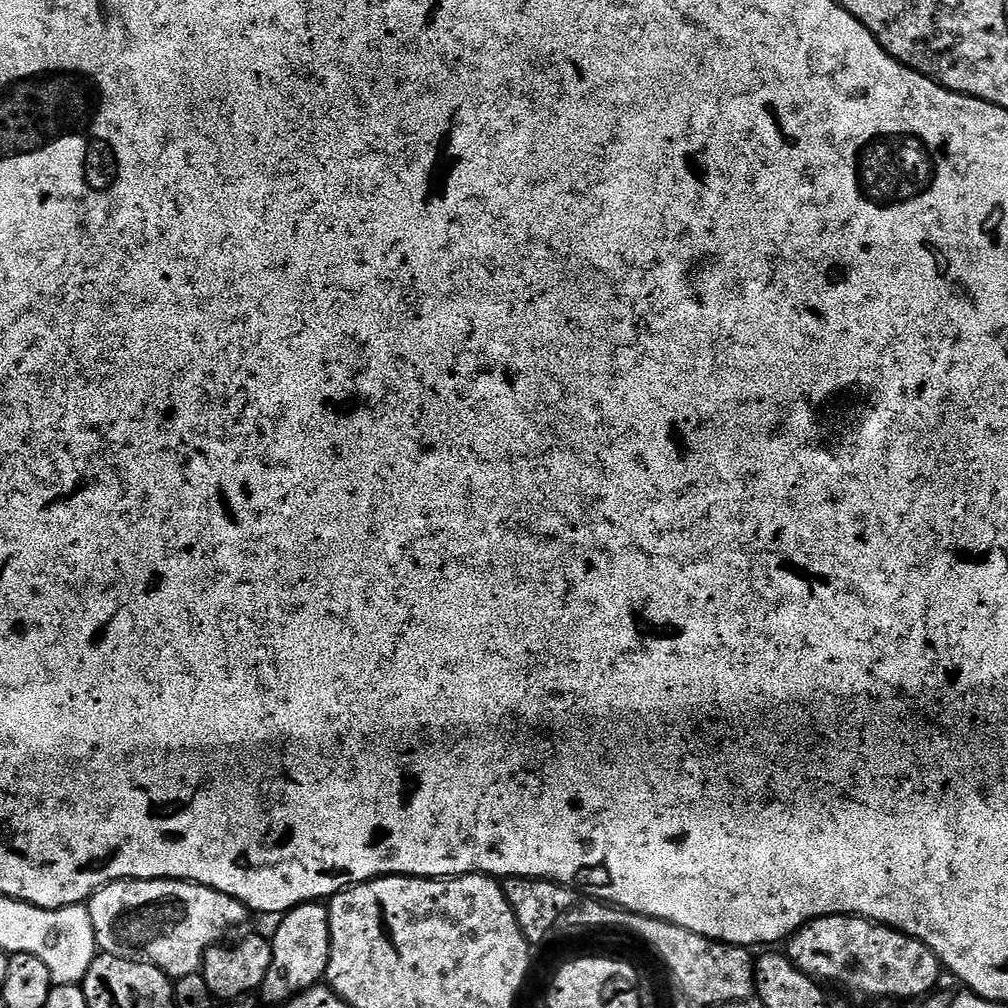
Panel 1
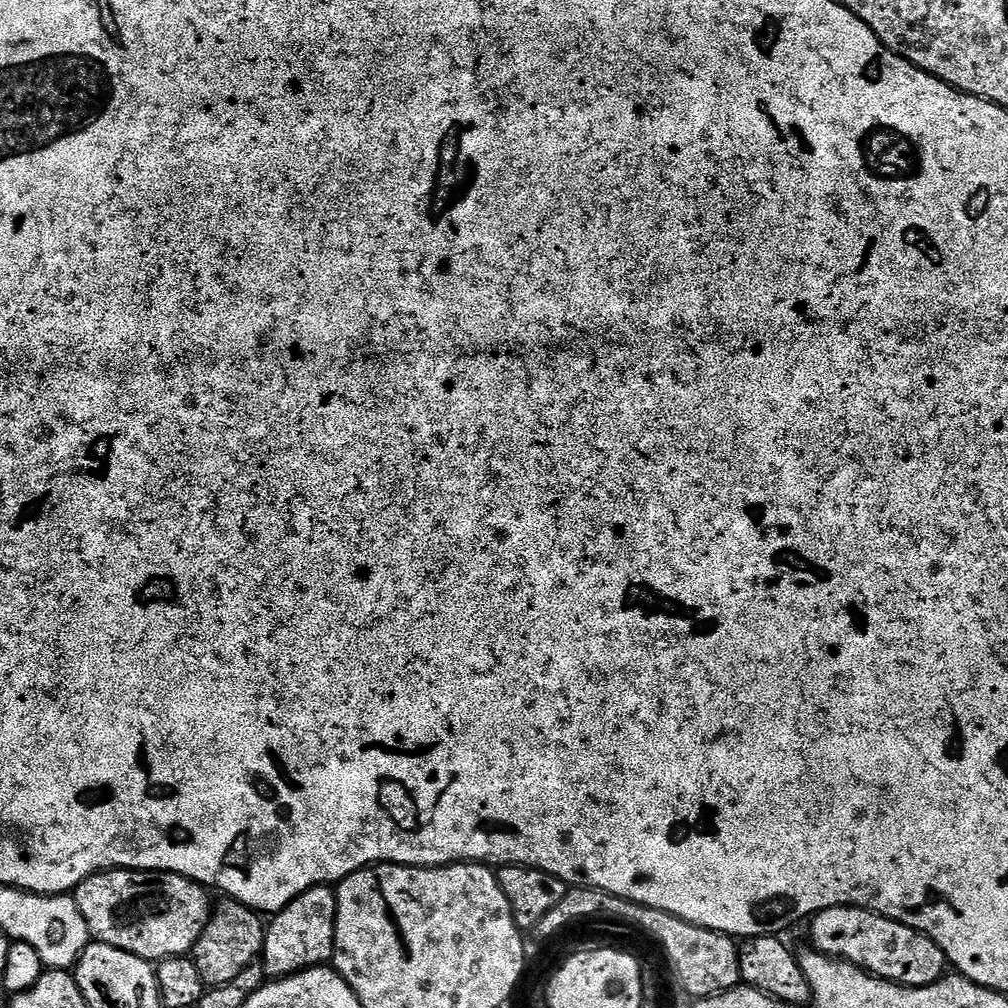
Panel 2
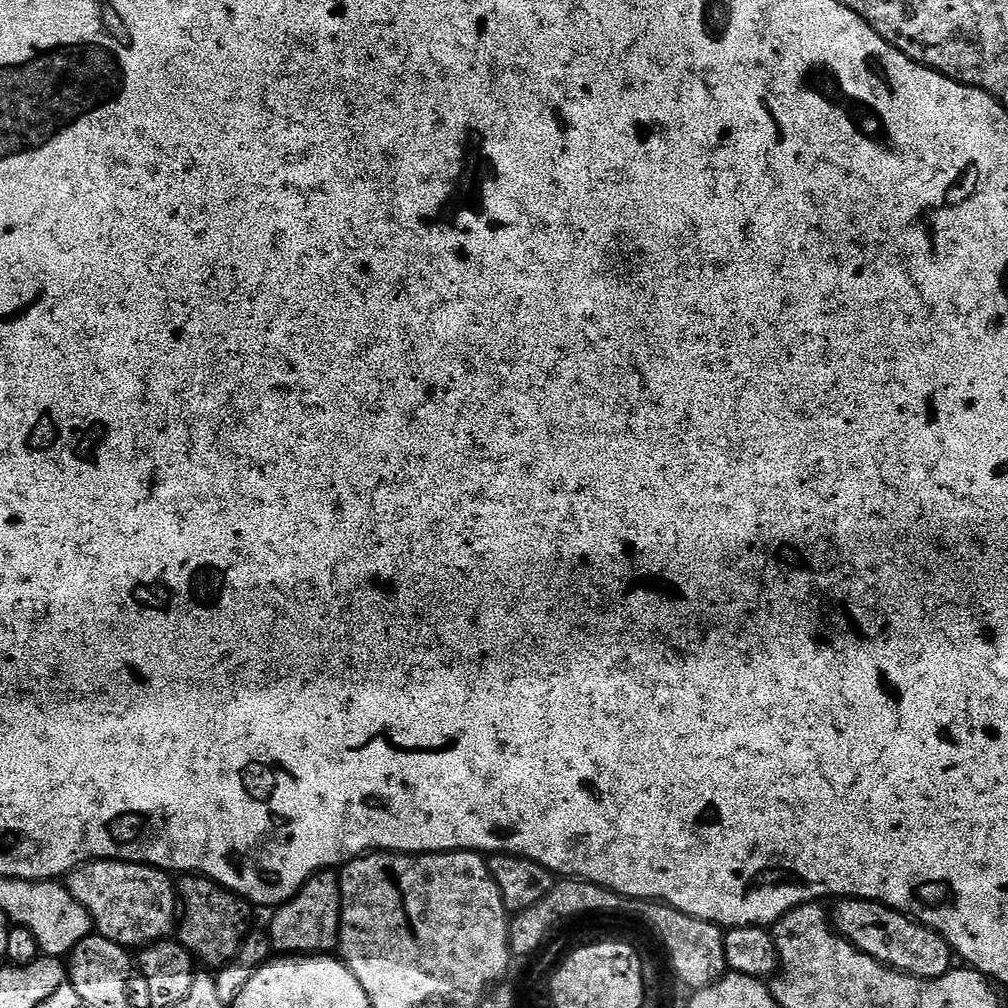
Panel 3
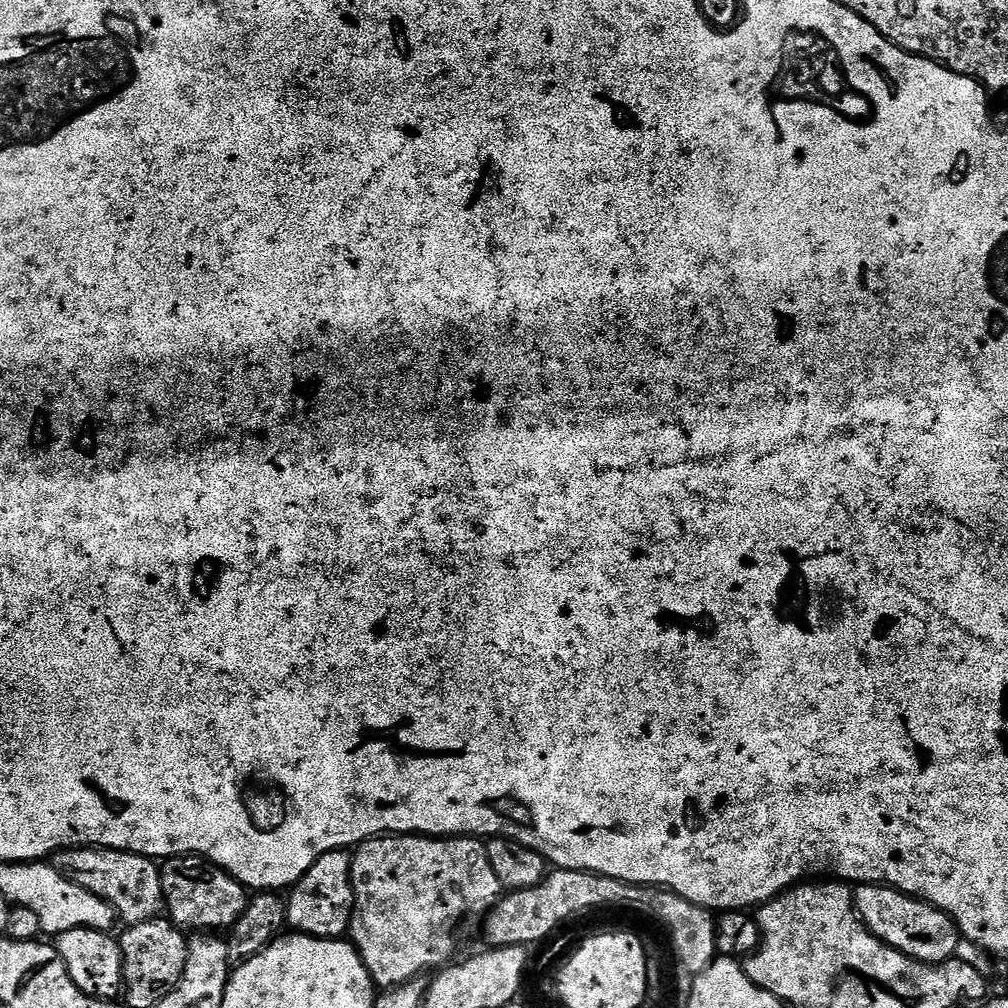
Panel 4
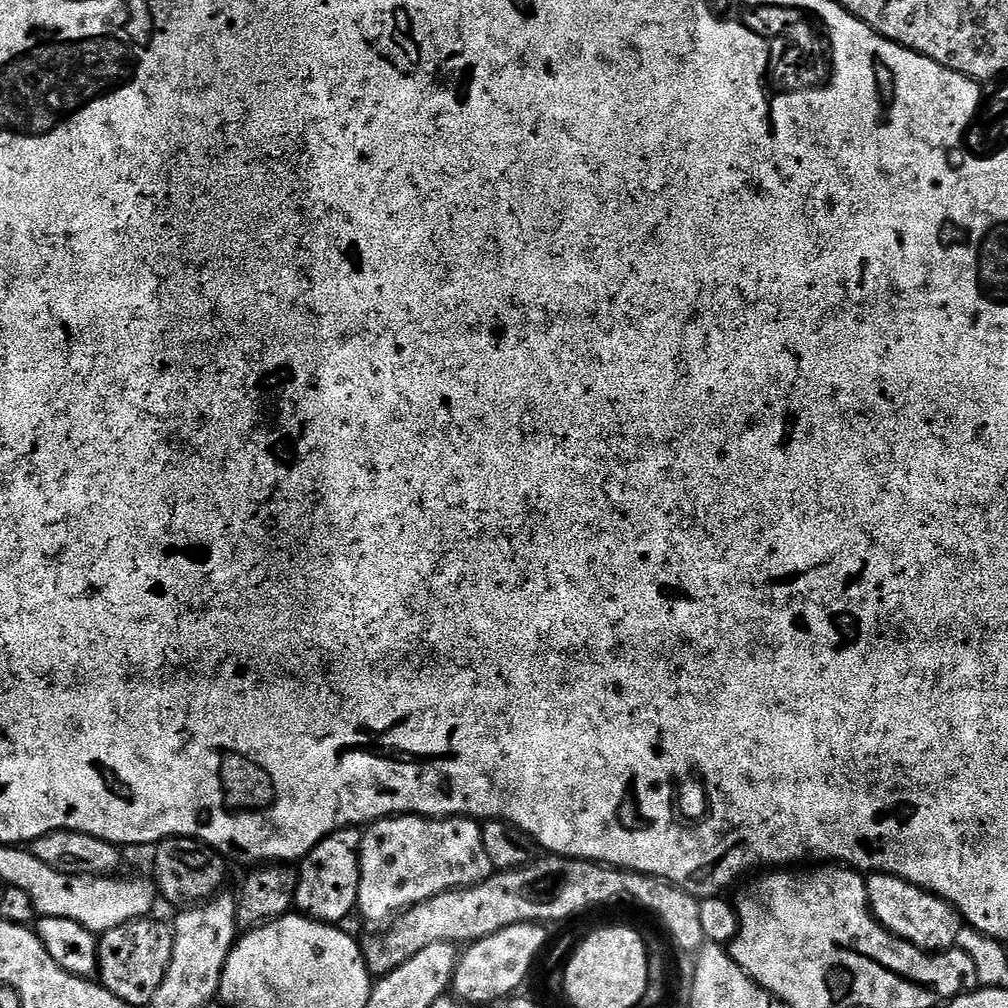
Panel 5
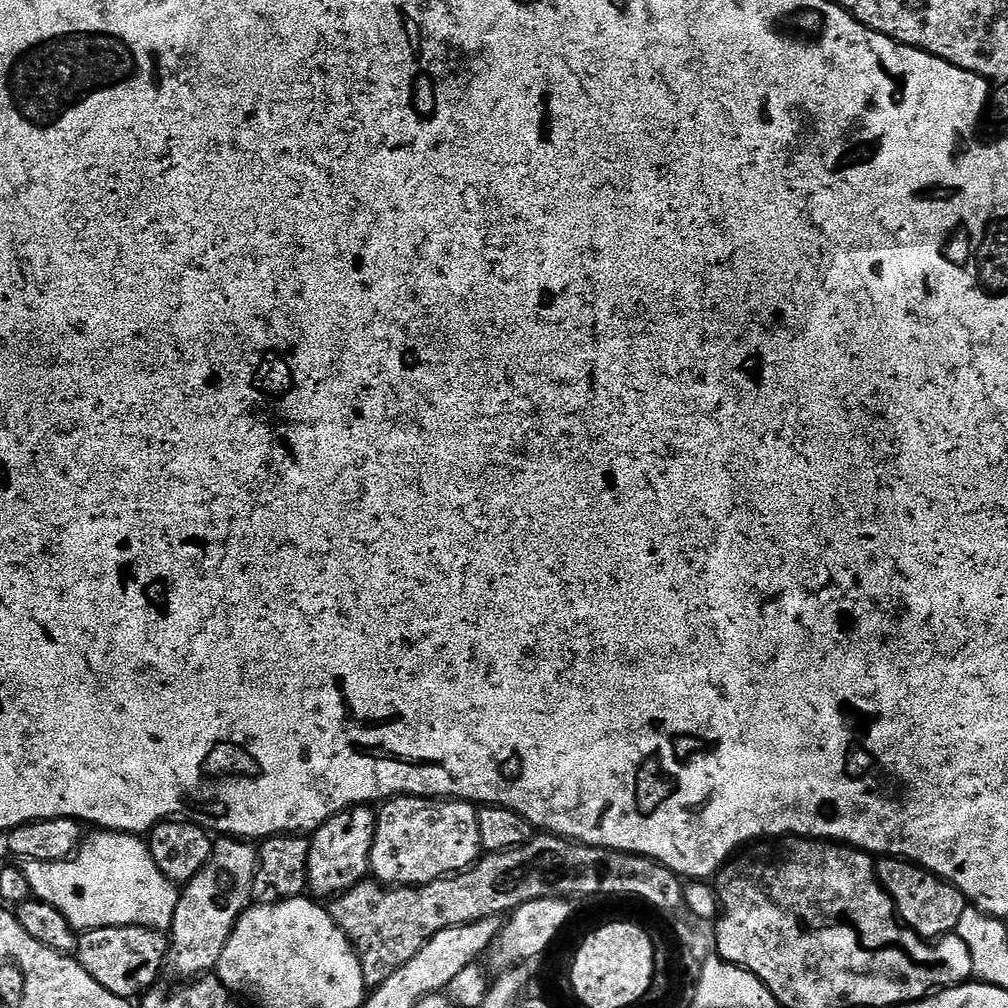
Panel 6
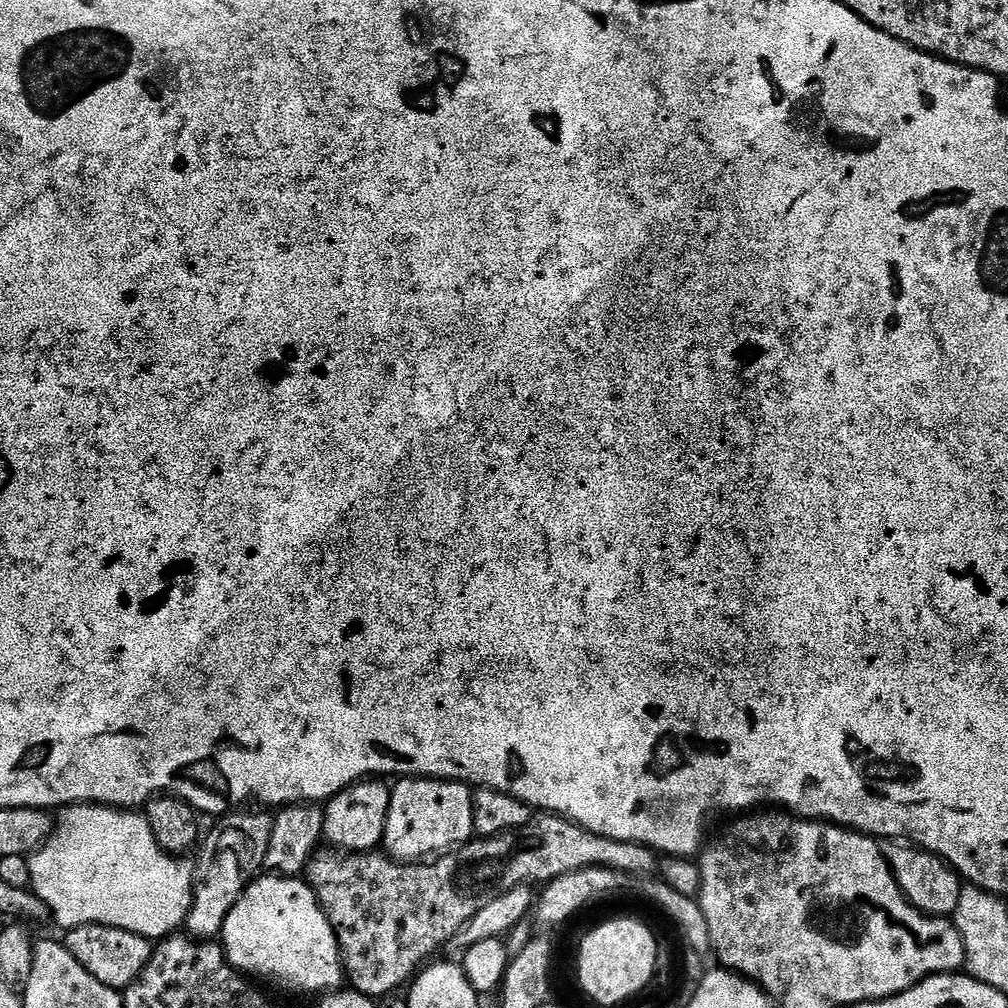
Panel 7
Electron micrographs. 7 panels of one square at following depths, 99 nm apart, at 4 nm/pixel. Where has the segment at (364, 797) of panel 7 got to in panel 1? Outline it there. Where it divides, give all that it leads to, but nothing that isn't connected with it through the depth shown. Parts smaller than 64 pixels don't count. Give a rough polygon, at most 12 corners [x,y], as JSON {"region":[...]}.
{"region":[[299,904],[271,933],[258,993],[287,1005],[327,977],[330,918]]}

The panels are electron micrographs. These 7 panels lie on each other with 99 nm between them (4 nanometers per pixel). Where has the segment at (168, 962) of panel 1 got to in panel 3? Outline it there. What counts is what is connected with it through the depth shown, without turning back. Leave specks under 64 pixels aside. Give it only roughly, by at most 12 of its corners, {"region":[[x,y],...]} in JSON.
{"region":[[90,860],[66,877],[99,935],[155,944],[178,924],[162,868]]}

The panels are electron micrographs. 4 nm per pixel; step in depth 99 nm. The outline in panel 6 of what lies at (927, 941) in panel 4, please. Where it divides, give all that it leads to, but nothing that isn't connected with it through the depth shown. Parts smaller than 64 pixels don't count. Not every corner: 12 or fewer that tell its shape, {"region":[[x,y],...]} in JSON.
{"region":[[898,856],[876,877],[923,940],[955,933],[970,906],[954,885]]}

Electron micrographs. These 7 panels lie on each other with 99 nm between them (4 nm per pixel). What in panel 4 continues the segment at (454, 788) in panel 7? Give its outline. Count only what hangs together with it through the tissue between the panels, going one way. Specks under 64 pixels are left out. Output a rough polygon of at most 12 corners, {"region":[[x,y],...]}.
{"region":[[374,836],[350,943],[377,989],[453,959],[500,900],[475,836]]}

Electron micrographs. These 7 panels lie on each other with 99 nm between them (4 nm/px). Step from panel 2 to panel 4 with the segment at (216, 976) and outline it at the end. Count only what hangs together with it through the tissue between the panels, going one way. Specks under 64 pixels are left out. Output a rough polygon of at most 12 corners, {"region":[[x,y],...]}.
{"region":[[202,856],[160,868],[167,919],[216,934],[242,918],[249,889]]}

